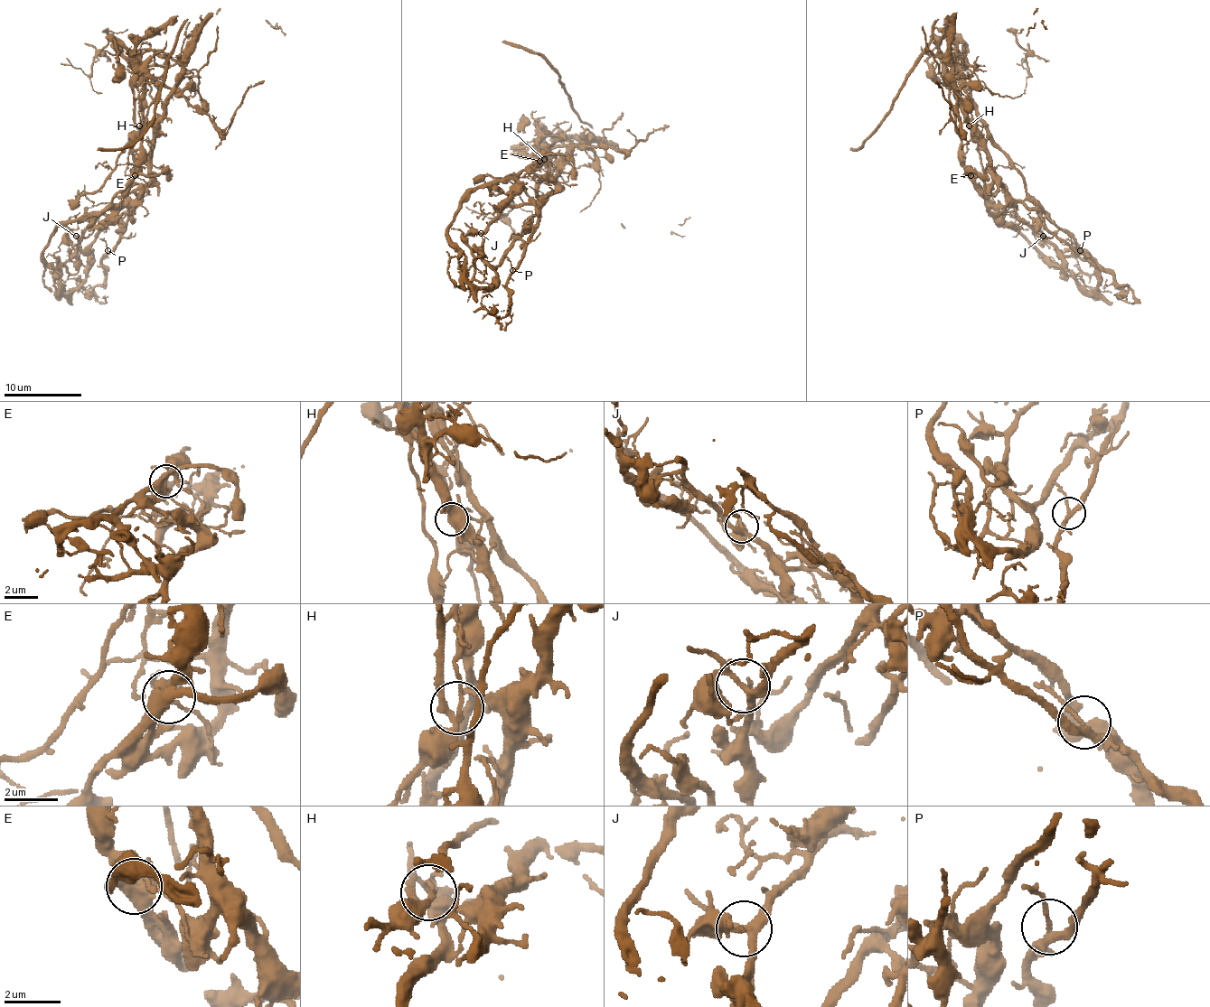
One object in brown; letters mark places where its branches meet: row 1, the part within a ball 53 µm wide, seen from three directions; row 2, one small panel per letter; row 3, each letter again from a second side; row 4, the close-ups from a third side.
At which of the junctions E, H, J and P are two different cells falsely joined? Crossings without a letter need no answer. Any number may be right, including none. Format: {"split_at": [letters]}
{"split_at": ["E", "H"]}

